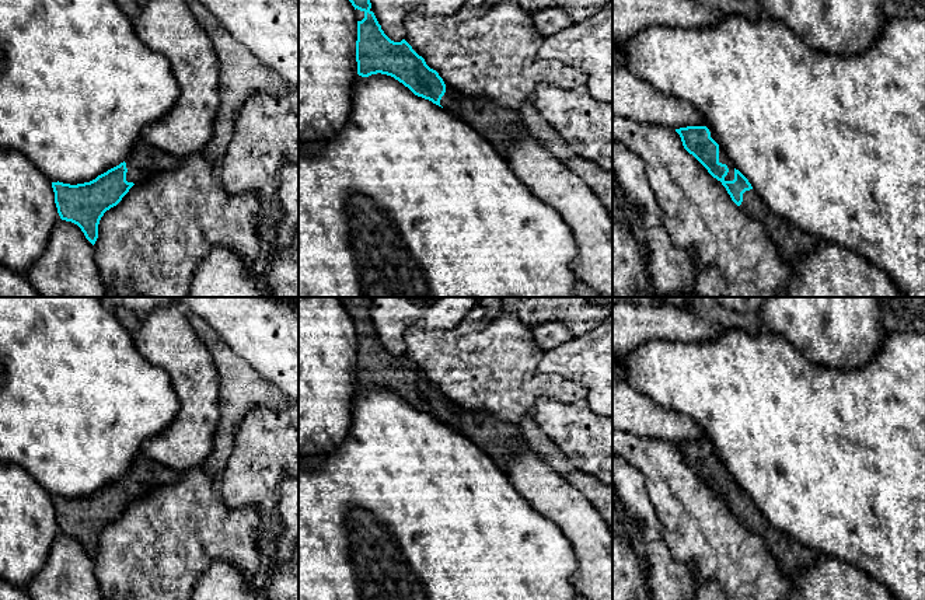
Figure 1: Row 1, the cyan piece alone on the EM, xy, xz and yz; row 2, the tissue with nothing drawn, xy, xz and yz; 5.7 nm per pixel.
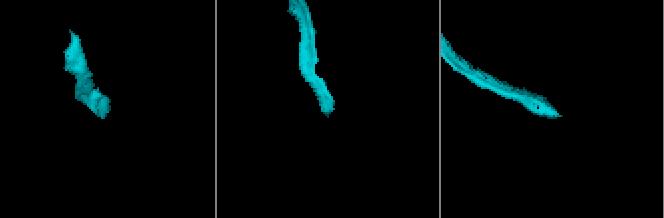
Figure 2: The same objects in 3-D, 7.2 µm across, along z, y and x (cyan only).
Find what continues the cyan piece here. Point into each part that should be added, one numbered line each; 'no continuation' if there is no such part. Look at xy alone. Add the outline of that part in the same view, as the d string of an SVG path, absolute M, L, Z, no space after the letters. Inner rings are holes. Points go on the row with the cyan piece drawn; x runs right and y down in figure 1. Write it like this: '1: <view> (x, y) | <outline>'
1: xy (145, 160) | M140 137L125 163L128 168L126 181L140 185L157 172L178 168L181 158L151 146Z

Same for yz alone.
1: yz (722, 157) | M719 147L719 163L726 164L729 168L727 175L725 177L725 181L733 181L734 179L734 165L733 163L726 157L722 147Z

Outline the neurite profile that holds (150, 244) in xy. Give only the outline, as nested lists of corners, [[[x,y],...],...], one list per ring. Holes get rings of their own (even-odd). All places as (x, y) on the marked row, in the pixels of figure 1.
[[[203,153],[185,156],[181,165],[133,185],[98,224],[94,259],[115,297],[186,297],[199,262],[214,248],[234,251],[252,268],[262,264],[258,231],[259,199],[254,191],[228,193]]]

